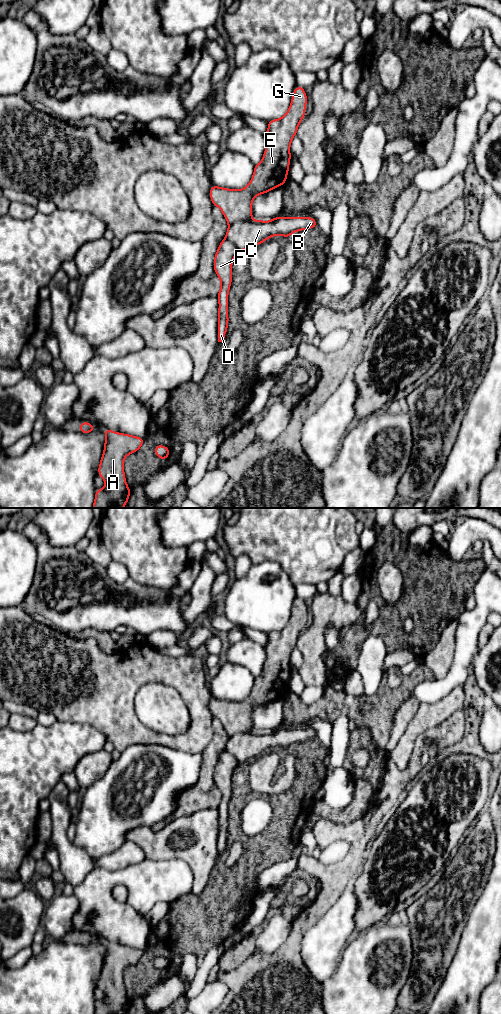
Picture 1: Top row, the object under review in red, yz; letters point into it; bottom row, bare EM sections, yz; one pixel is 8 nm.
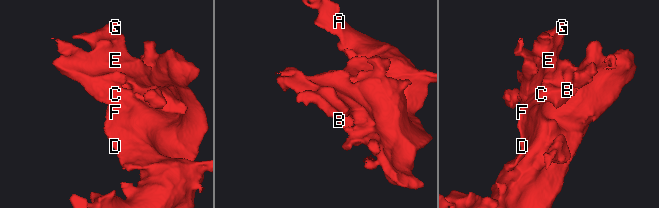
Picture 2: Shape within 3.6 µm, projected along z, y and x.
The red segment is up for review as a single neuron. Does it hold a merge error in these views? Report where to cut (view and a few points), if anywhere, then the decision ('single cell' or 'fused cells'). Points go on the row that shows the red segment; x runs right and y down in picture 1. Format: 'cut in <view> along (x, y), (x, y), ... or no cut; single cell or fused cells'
no cut; single cell

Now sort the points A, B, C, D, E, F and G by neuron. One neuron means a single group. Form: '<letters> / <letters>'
A B C D E F G

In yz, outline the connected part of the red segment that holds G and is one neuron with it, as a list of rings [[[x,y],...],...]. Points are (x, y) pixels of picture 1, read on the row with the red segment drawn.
[[[296,86],[289,109],[280,119],[268,121],[268,130],[263,134],[266,149],[259,164],[254,166],[254,173],[249,184],[240,190],[227,189],[211,185],[210,199],[213,206],[218,206],[229,227],[226,237],[219,244],[214,256],[214,271],[221,281],[217,295],[218,342],[226,336],[228,328],[228,293],[232,282],[232,263],[239,251],[255,247],[272,236],[281,235],[289,239],[296,231],[318,227],[311,217],[277,217],[270,221],[250,219],[252,202],[260,194],[265,194],[287,180],[291,160],[290,145],[297,135],[298,126],[305,118],[307,95],[305,88]]]

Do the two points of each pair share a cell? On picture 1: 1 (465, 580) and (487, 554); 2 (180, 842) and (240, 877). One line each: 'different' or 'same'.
1: different
2: different

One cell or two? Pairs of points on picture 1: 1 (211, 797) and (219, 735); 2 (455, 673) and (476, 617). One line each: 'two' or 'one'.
1: one
2: one

